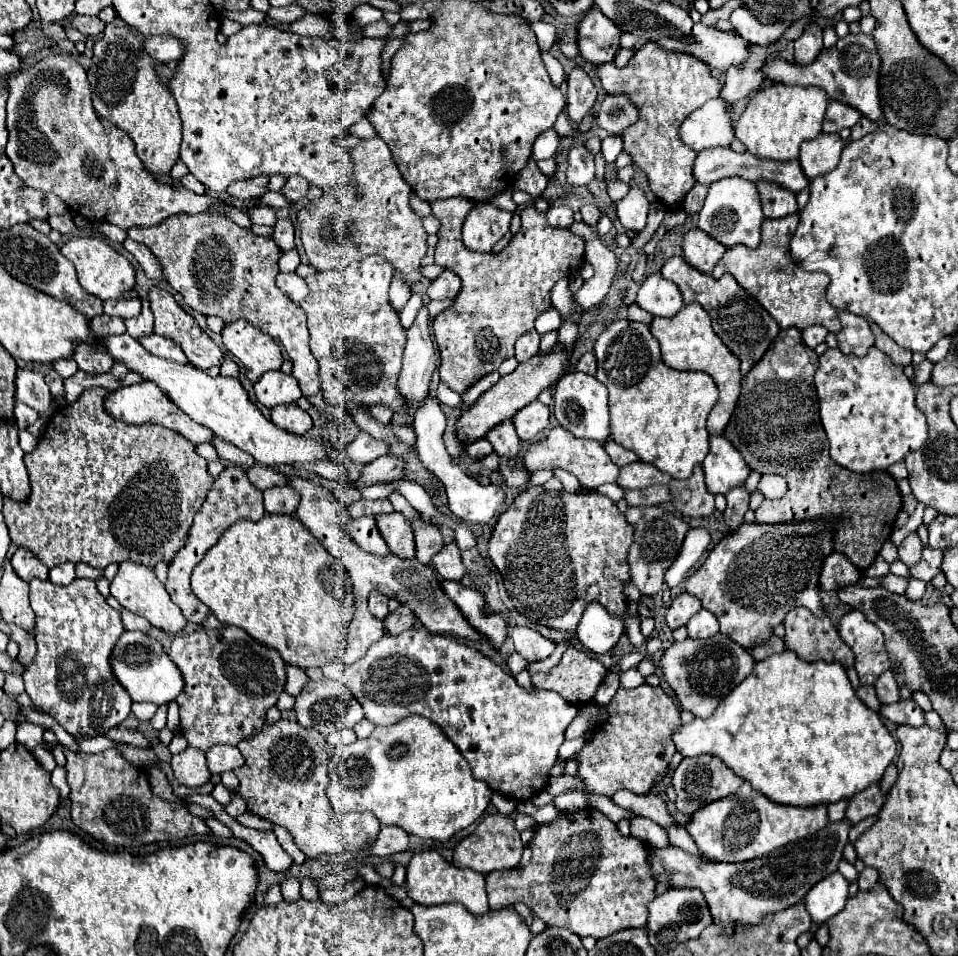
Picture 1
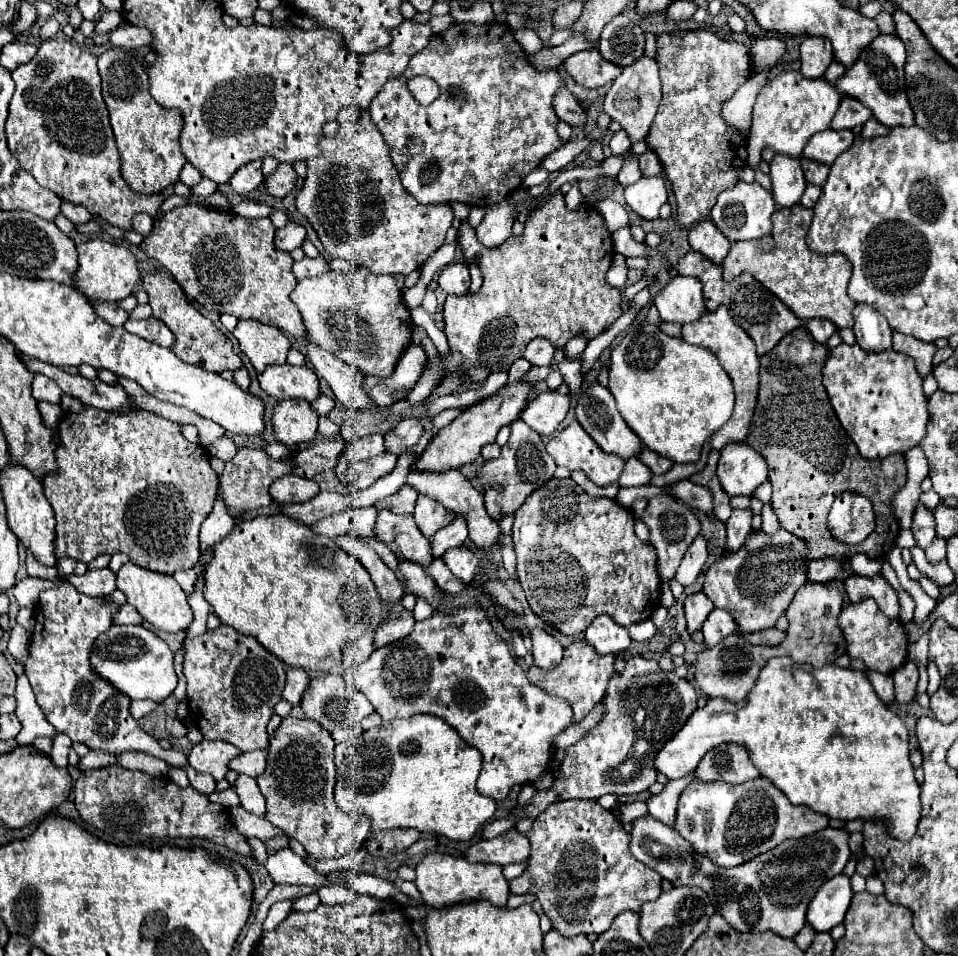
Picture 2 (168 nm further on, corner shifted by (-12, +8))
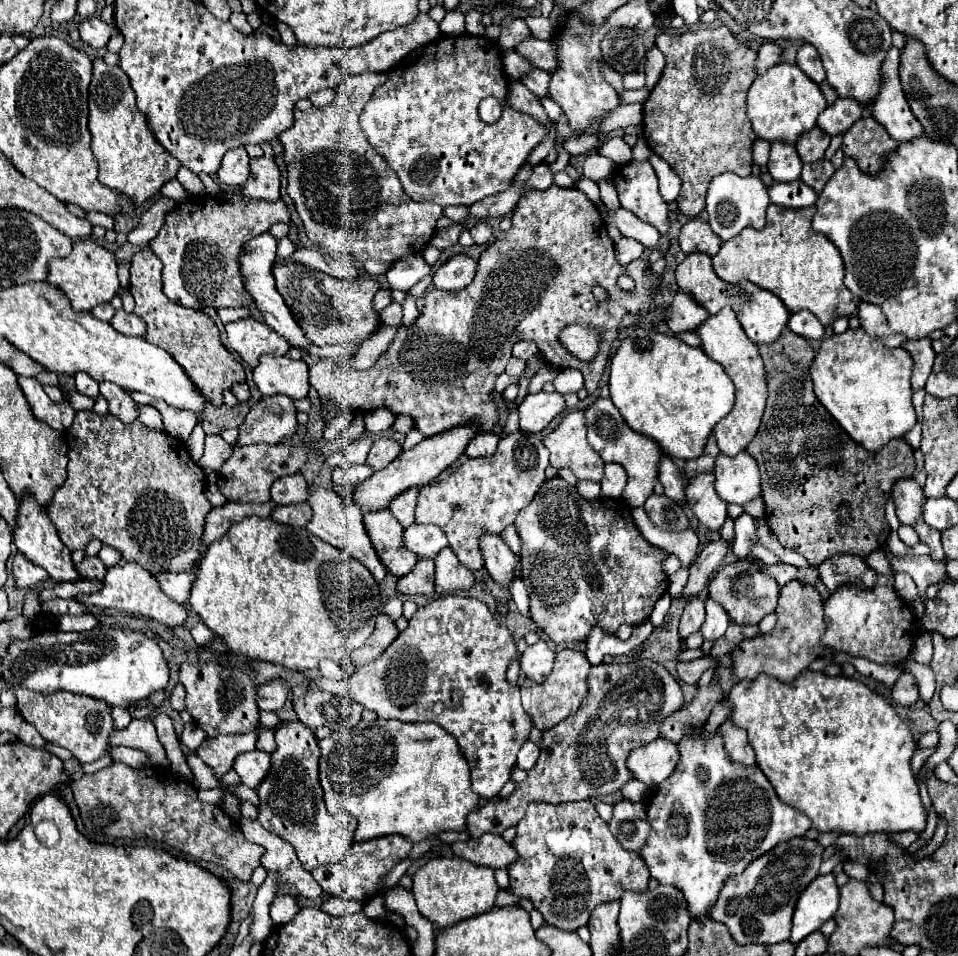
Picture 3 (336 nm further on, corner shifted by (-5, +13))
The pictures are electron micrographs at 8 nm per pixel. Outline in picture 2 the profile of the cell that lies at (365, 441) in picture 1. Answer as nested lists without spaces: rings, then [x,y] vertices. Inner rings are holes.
[[[375,433],[375,435],[367,435],[367,437],[361,437],[357,439],[355,443],[351,443],[347,449],[345,449],[345,457],[349,463],[355,463],[355,461],[367,461],[371,457],[377,457],[385,453],[385,445],[383,445],[383,435]]]

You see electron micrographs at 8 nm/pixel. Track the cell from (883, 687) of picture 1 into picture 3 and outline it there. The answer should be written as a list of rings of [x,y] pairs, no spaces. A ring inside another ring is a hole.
[[[902,672],[900,678],[896,680],[896,684],[890,688],[892,692],[892,700],[900,706],[910,706],[918,700],[918,686],[916,686],[916,680],[912,674],[906,674]]]

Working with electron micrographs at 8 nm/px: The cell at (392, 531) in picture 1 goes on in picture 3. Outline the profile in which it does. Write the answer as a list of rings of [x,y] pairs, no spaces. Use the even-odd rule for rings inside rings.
[[[388,510],[364,512],[364,528],[378,552],[378,558],[390,574],[400,578],[414,568],[418,556],[402,544],[404,528]]]

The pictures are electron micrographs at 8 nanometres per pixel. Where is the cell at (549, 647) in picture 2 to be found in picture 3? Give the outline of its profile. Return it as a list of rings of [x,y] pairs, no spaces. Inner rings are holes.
[[[544,638],[528,646],[520,656],[522,672],[534,682],[544,682],[546,676],[552,672],[552,664],[554,664],[554,650],[546,644]]]

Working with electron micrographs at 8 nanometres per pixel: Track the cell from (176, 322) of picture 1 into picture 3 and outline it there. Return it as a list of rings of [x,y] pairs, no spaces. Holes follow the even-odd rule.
[[[150,248],[140,250],[132,258],[130,266],[130,294],[136,300],[134,314],[140,316],[148,324],[146,340],[164,348],[174,356],[174,360],[186,370],[190,380],[198,386],[198,390],[212,402],[222,404],[222,392],[236,382],[244,380],[242,364],[224,348],[220,340],[220,332],[210,316],[200,310],[186,308],[166,300],[162,292],[162,262],[150,252]]]

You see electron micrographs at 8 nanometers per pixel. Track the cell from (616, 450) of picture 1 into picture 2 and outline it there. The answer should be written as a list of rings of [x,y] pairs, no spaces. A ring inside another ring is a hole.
[[[643,449],[641,451],[641,455],[639,455],[639,459],[651,469],[651,473],[655,473],[655,475],[663,475],[663,473],[667,473],[671,467],[673,467],[673,461],[671,459],[665,459],[665,457],[661,457],[659,453],[655,453],[655,451],[651,451],[651,449]]]

